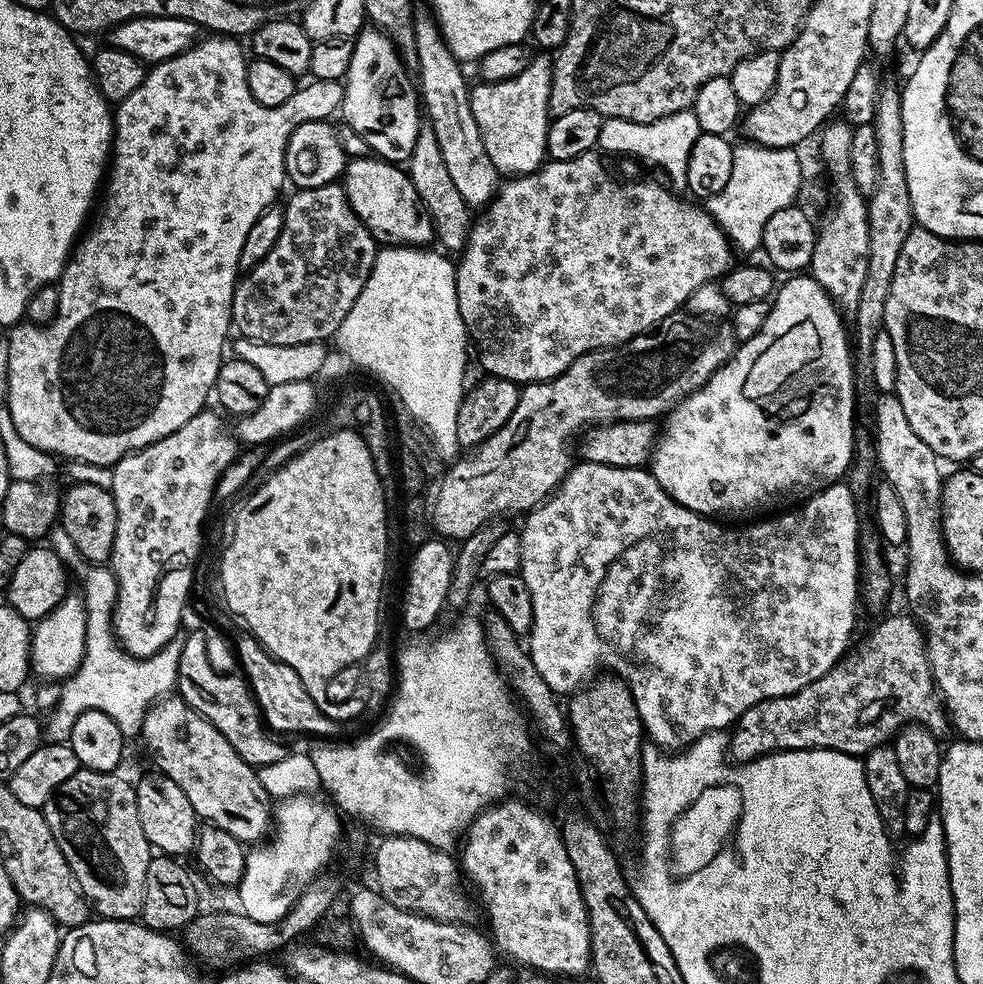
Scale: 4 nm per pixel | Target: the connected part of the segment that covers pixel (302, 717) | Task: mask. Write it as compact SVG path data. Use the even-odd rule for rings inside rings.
M251 634L240 636L236 644L238 656L246 670L245 677L253 696L261 707L265 723L276 732L308 732L320 738L352 738L358 733L357 721L339 721L330 719L320 706L306 693L301 678L290 666L276 660L263 648L260 641ZM332 736L332 737L328 737ZM344 736L344 737L340 737Z

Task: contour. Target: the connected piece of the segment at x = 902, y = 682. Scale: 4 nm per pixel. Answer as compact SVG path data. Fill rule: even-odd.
M903 615L886 617L861 642L857 652L849 651L826 675L810 682L810 686L791 692L789 696L770 698L750 706L731 729L731 759L748 764L770 752L786 752L793 748L825 748L863 758L870 750L885 747L901 728L914 723L922 725L937 738L943 737L943 732L949 731L950 721L932 681L924 629L911 615Z

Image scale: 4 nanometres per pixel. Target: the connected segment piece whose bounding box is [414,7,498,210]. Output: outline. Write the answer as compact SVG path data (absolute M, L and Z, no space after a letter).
M417 7L414 15L414 42L418 54L415 67L420 71L418 90L423 113L434 130L434 138L438 138L442 159L446 161L446 171L454 181L458 194L462 194L469 209L483 209L496 194L498 173L494 162L490 162L490 154L486 154L486 146L482 146L478 122L474 122L474 114L470 110L470 84L464 81L464 72L460 69L463 68L461 61L448 48L436 17L427 7Z

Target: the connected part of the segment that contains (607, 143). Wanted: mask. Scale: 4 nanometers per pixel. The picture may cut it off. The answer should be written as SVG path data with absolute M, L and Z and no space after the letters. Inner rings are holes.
M691 109L679 111L678 114L668 115L658 122L643 124L629 120L605 119L600 131L601 153L621 152L624 156L638 156L660 166L669 176L669 183L678 190L688 185L688 162L690 150L700 136L698 118ZM681 188L681 189L680 189Z

